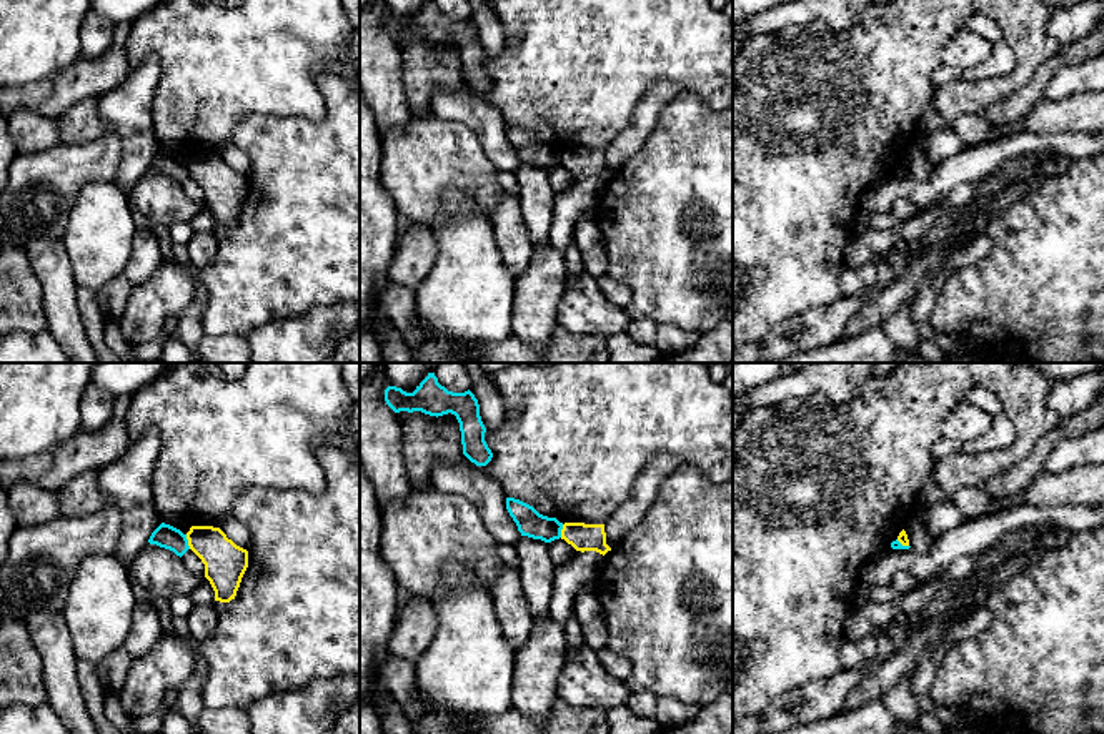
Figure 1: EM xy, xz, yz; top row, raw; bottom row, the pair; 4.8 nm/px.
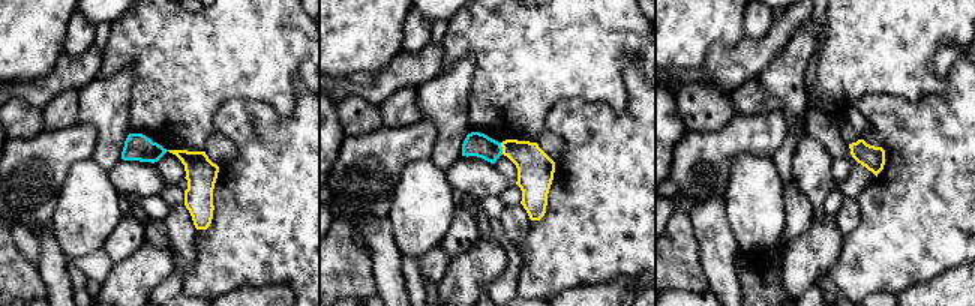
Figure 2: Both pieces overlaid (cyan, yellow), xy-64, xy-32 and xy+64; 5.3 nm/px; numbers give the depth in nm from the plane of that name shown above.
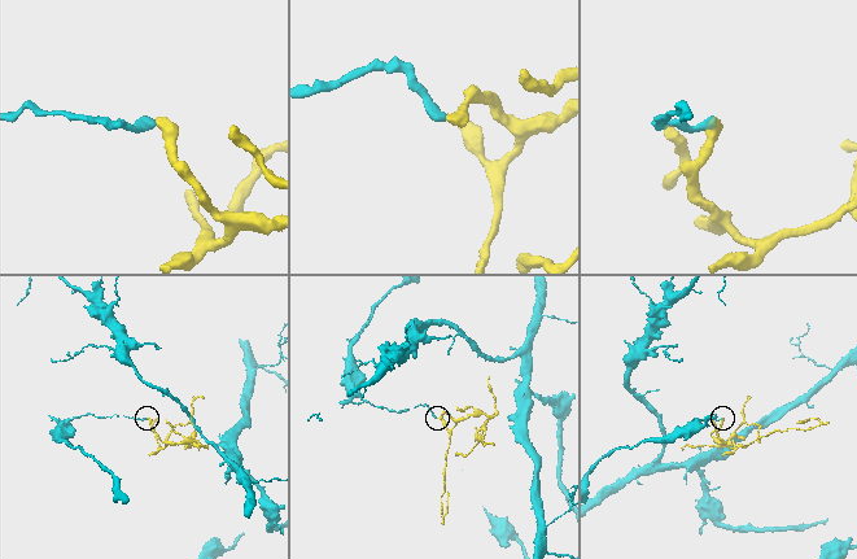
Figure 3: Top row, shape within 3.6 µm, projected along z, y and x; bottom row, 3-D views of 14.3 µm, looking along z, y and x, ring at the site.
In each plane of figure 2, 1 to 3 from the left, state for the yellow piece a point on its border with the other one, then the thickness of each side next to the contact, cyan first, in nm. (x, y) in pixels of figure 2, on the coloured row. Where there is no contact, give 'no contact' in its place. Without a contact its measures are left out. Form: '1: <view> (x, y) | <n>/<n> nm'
1: no contact
2: xy-32 (501, 149) | 130/190 nm
3: no contact

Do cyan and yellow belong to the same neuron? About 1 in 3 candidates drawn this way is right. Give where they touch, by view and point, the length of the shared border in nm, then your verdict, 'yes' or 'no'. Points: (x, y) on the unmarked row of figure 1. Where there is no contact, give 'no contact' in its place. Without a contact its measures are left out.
xy (187, 168) | 80 nm | no

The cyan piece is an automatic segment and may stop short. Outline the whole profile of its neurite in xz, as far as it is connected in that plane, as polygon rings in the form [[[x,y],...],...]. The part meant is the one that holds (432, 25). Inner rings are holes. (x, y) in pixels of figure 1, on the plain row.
[[[428,0],[413,20],[388,13],[385,28],[395,40],[421,38],[436,45],[455,42],[460,50],[463,82],[476,93],[486,93],[491,88],[493,80],[485,68],[486,55],[480,43],[480,32],[470,17],[465,20],[448,18],[438,10],[435,0]]]

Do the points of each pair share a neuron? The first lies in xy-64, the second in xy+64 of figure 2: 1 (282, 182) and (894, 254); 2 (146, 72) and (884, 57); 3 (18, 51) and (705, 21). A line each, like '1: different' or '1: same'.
1: same
2: same
3: same

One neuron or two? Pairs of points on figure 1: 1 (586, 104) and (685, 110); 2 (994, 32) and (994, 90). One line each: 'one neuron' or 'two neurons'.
1: two neurons
2: two neurons

